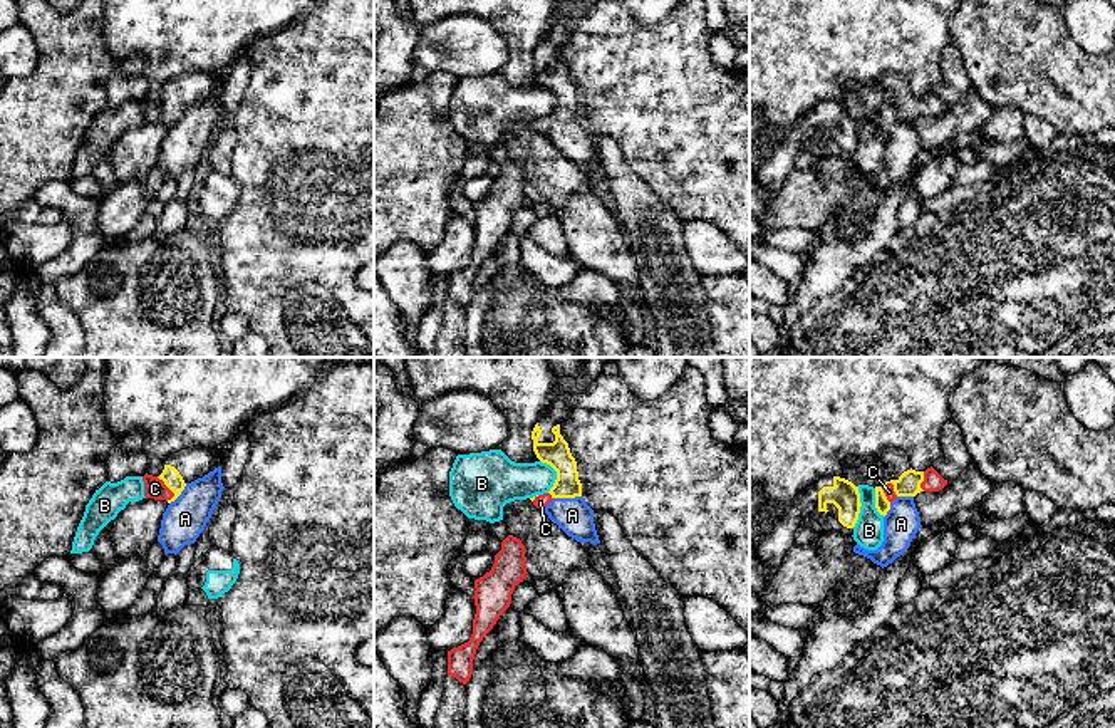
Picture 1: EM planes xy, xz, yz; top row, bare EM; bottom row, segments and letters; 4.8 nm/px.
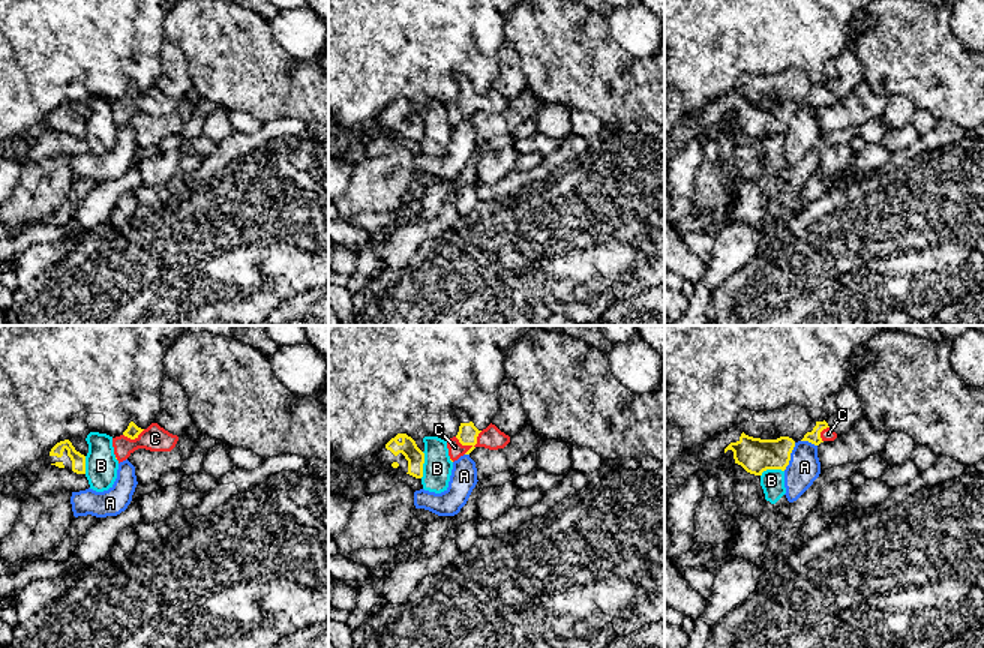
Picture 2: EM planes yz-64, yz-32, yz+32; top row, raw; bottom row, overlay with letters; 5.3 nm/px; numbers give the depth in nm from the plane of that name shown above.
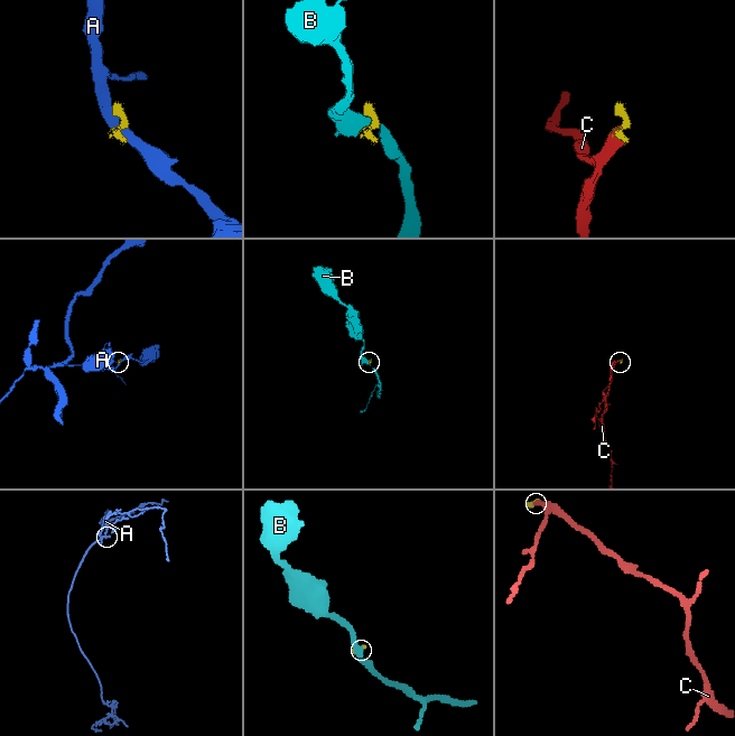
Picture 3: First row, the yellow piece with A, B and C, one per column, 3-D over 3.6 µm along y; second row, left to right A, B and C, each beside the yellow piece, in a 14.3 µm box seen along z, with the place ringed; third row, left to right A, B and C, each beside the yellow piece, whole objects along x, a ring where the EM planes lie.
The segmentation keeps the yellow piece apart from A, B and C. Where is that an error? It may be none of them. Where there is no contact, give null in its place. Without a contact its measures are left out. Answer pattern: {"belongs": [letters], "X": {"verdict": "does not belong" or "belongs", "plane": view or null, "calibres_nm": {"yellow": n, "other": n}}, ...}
{"belongs": ["C"], "A": {"verdict": "does not belong", "plane": "xz", "calibres_nm": {"yellow": 130, "other": 170}}, "B": {"verdict": "does not belong", "plane": "yz", "calibres_nm": {"yellow": 140, "other": 140}}, "C": {"verdict": "belongs", "plane": "yz", "calibres_nm": {"yellow": 110, "other": 50}}}

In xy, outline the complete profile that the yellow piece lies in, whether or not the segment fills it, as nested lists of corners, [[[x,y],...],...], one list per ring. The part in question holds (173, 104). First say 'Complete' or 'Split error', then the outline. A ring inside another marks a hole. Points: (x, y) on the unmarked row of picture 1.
Split error. [[[191,70],[171,79],[166,84],[159,101],[144,99],[144,121],[154,124],[174,126],[184,111],[198,102],[203,102],[221,87],[216,72]]]

